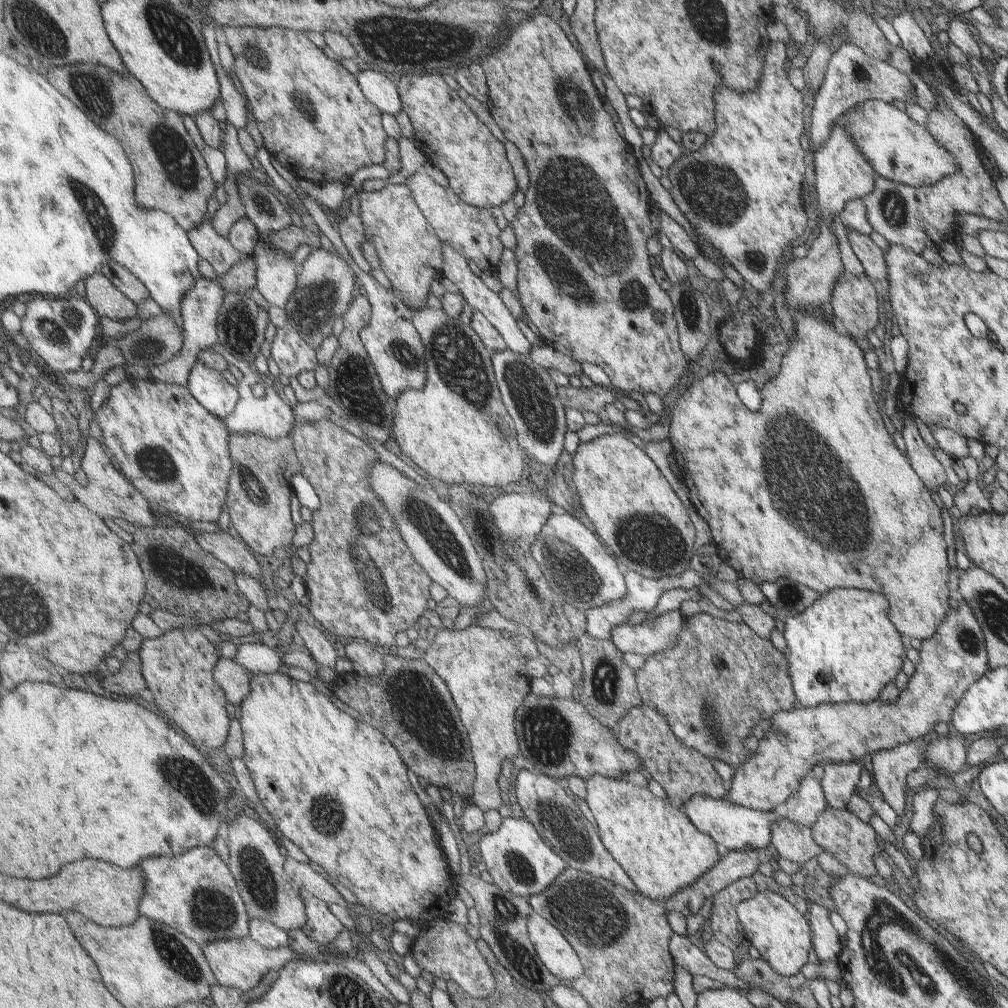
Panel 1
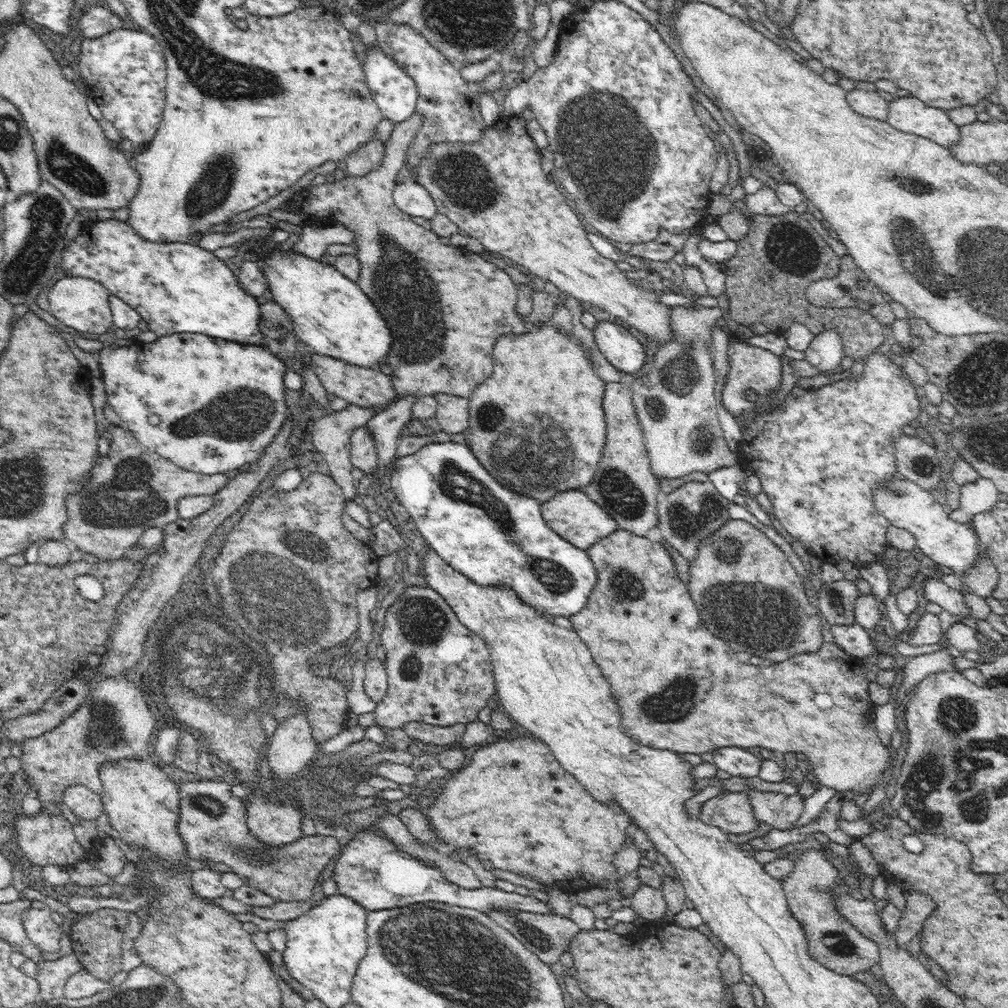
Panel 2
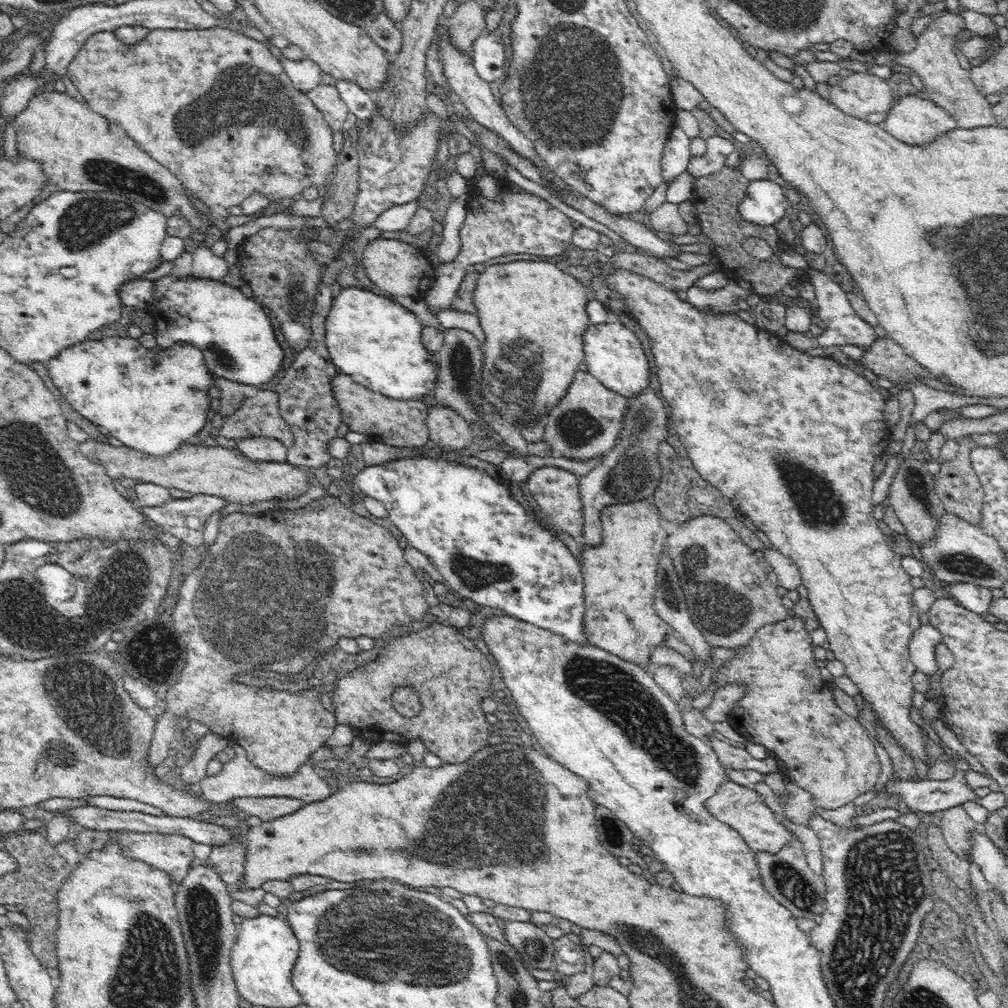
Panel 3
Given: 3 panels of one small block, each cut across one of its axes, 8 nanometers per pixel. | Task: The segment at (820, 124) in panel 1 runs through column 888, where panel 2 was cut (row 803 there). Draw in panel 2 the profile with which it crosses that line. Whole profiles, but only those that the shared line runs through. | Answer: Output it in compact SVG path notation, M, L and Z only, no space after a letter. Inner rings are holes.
M82 784L68 786L63 792L63 803L69 806L78 818L88 820L98 818L105 809L101 795Z

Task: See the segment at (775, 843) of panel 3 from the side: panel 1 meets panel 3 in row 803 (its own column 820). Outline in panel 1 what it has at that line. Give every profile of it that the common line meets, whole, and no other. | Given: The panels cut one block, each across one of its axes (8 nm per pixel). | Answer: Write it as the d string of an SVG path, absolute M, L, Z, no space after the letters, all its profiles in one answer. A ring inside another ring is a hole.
M958 599L957 608L951 608L947 622L939 625L933 637L920 641L919 658L915 671L907 679L905 688L898 694L893 704L881 703L879 700L866 704L831 704L817 705L813 708L796 708L794 711L778 714L770 723L769 734L757 742L755 754L743 762L733 773L731 786L725 799L737 806L743 806L761 813L781 811L783 805L799 788L799 782L811 775L811 766L827 760L831 764L860 763L863 756L895 750L897 746L921 740L919 736L927 734L937 722L951 724L951 714L955 706L964 700L966 690L983 678L987 670L986 644L983 644L982 627L979 626L972 608Z

